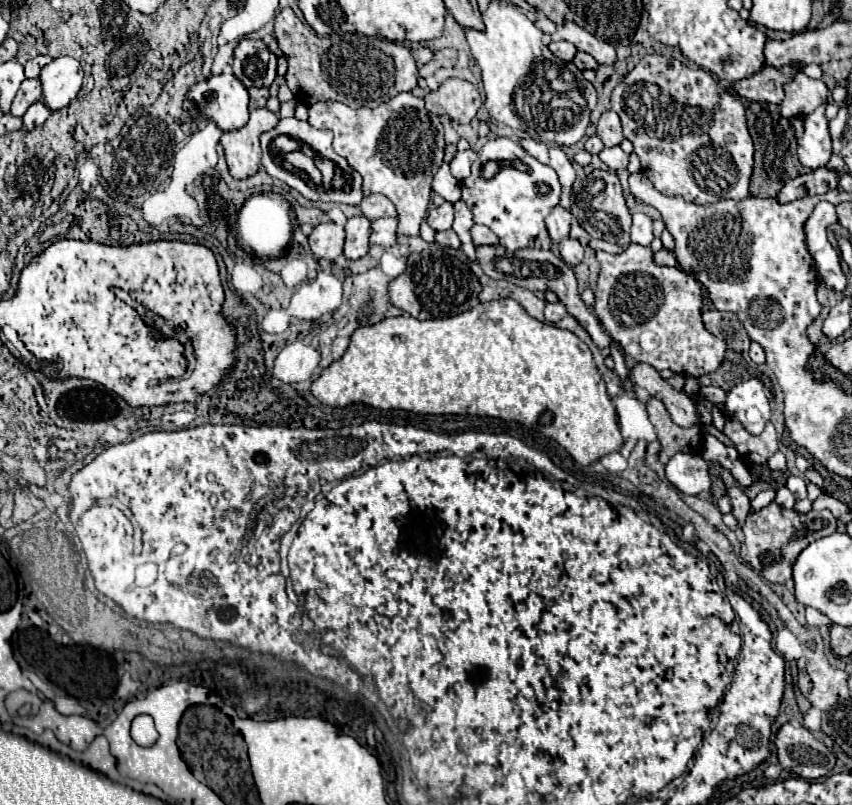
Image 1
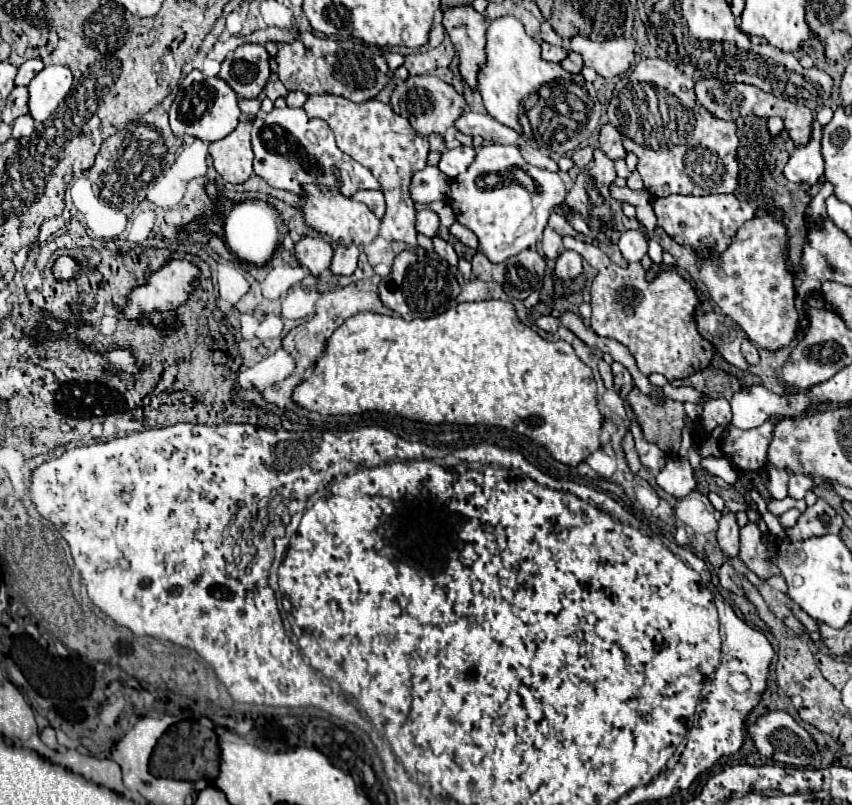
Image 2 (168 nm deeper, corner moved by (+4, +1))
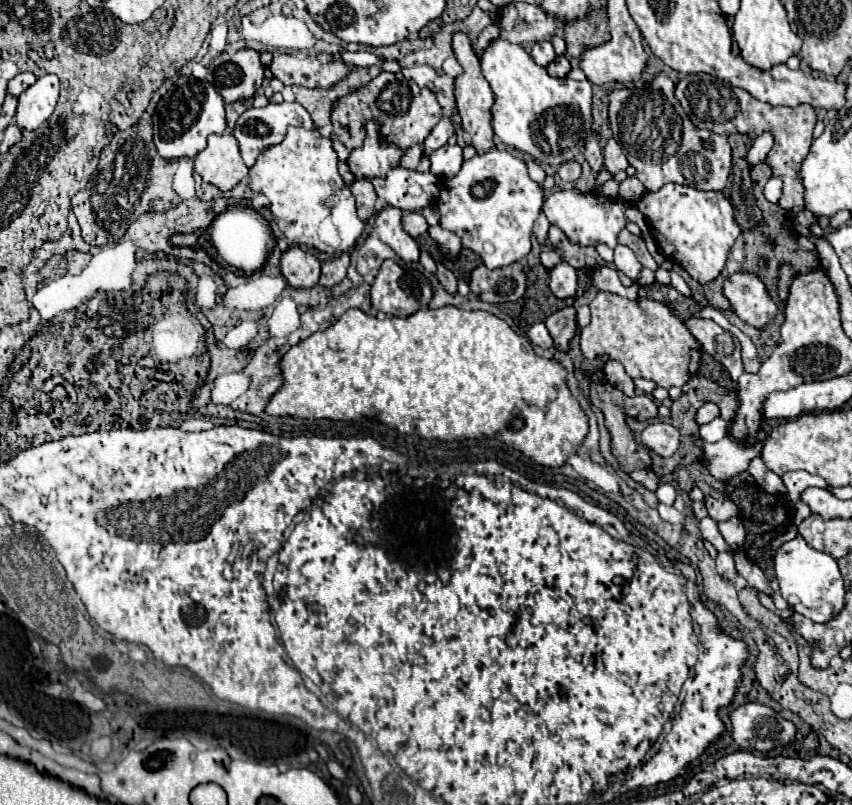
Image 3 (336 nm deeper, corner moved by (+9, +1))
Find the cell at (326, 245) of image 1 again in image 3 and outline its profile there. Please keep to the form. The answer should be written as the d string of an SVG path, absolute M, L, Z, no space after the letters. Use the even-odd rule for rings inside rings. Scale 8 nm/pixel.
M294 245L282 253L282 275L292 287L312 287L320 279L320 261L314 253Z

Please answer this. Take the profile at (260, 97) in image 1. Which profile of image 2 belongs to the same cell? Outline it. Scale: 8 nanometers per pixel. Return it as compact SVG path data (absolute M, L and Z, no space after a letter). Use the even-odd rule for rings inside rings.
M239 99L239 109L241 109L241 119L243 121L253 121L259 113L261 103L257 99Z

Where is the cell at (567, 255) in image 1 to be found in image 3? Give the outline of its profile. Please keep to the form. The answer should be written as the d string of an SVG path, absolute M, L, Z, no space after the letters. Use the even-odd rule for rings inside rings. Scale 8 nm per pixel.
M560 261L552 271L550 271L550 291L560 297L560 299L566 299L566 297L574 297L576 295L576 287L578 287L578 281L576 281L576 269L566 263L566 261Z

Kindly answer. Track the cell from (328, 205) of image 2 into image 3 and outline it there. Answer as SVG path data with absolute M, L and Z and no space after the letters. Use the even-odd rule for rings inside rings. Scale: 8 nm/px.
M288 129L288 137L280 145L274 145L272 149L264 151L258 157L256 165L252 167L252 179L248 181L252 191L262 193L270 199L274 221L278 229L288 237L288 241L302 247L306 245L316 251L326 251L330 255L350 251L366 227L366 223L356 213L356 201L350 189L344 185L336 169L336 163L338 157L336 151L332 149L332 143L326 137L322 137L318 131L312 133L308 129Z

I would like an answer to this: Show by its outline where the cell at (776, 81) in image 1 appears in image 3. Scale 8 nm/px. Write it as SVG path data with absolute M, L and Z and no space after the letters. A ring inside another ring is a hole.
M704 73L686 75L684 79L680 79L676 85L676 99L684 105L688 117L698 129L710 129L720 135L746 133L750 137L758 137L760 133L770 131L774 135L774 147L768 153L768 165L772 167L772 173L784 181L784 195L780 197L778 205L792 215L804 209L804 185L800 177L800 165L812 145L812 131L816 125L816 113L812 105L774 107L758 101L740 87L732 87Z

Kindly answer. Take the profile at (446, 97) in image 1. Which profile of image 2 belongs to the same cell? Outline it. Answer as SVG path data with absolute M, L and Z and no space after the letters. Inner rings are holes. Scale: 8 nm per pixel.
M417 75L417 77L407 77L405 81L397 81L389 105L397 115L409 117L409 123L413 125L413 129L417 129L417 133L421 133L421 137L429 137L431 133L443 135L447 129L453 127L455 119L467 107L463 95L459 95L451 85L433 75Z

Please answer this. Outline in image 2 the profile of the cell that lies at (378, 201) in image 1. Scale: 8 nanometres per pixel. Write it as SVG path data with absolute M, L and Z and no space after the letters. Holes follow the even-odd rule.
M357 191L353 195L353 199L365 203L375 213L375 217L379 217L379 219L383 217L383 213L385 213L385 201L383 201L383 193L381 191Z

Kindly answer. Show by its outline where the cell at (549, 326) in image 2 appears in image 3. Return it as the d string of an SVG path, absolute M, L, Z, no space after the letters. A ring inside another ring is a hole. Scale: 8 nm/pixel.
M534 323L528 331L528 339L538 345L538 347L550 347L554 341L552 341L552 335L548 331L548 327L544 323Z

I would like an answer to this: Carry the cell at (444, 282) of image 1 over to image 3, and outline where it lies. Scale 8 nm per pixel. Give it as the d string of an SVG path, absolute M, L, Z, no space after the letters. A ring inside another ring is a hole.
M384 261L380 267L380 273L376 275L372 289L370 289L370 299L372 299L372 307L376 311L394 315L394 317L410 317L420 309L426 309L426 305L432 301L434 297L434 287L430 283L430 279L420 271L420 265L410 265L410 267L402 267L394 261Z

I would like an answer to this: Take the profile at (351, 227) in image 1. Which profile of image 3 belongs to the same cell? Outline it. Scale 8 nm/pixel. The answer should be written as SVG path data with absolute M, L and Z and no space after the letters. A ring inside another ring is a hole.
M342 253L342 255L326 261L322 265L322 275L320 275L318 283L322 287L334 287L334 285L338 285L346 277L348 265L350 265L350 253Z

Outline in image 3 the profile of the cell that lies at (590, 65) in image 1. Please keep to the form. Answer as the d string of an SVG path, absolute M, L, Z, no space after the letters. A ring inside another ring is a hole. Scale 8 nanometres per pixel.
M558 55L548 67L546 71L552 75L552 77L566 77L570 73L572 65L570 65L570 59L566 55Z

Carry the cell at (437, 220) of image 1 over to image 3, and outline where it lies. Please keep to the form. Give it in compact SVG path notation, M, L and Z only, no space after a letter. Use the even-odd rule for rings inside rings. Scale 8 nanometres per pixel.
M406 211L402 217L402 225L404 225L404 231L414 239L428 231L428 223L418 211Z

